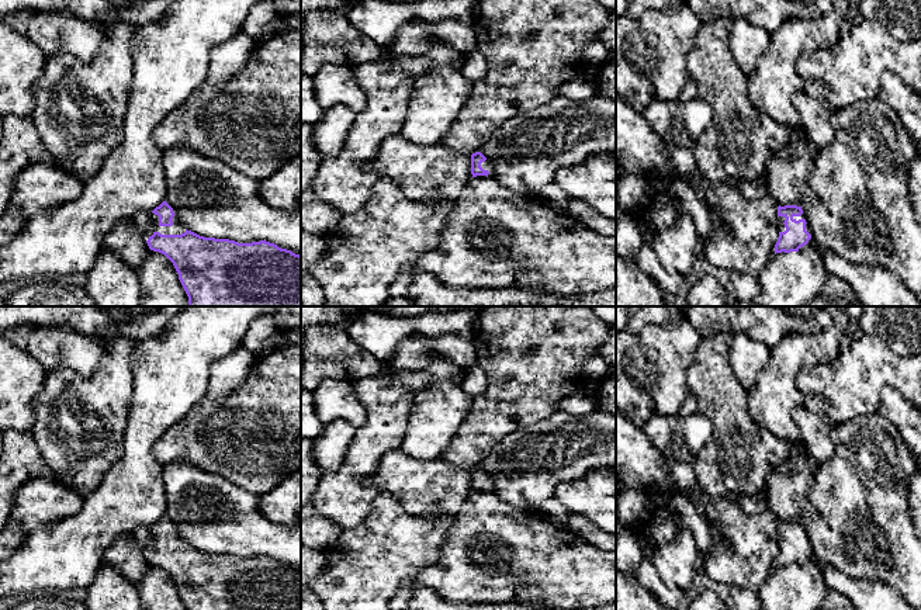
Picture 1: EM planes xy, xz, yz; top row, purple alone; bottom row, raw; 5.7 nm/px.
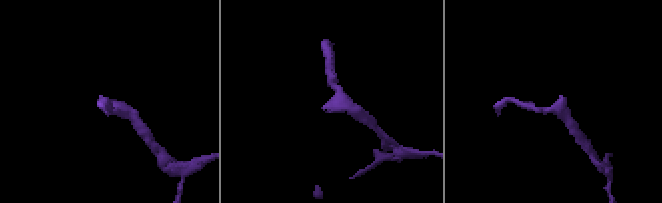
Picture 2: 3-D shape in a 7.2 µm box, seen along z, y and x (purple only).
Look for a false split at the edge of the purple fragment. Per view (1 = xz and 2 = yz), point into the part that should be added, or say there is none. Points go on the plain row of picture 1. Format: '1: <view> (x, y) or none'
1: xz (485, 479)
2: yz (781, 534)

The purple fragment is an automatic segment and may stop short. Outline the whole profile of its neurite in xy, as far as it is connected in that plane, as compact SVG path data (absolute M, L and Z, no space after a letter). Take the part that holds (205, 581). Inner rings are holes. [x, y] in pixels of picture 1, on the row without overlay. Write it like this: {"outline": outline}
{"outline": "M166 516L150 526L150 534L146 558L173 578L187 610L301 610L300 569L266 555L238 558L200 551L186 544Z"}

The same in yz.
{"outline": "M778 521L779 552L775 559L776 568L804 566L813 555L811 544L801 521Z"}

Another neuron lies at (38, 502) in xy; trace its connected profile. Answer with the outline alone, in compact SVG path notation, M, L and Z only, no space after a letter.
M32 478L24 482L11 502L8 524L15 524L22 538L39 526L53 526L83 506L83 496L56 481Z

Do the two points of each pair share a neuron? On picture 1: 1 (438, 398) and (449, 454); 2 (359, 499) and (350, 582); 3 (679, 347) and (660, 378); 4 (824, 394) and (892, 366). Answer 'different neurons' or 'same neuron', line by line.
1: different neurons
2: different neurons
3: same neuron
4: same neuron

